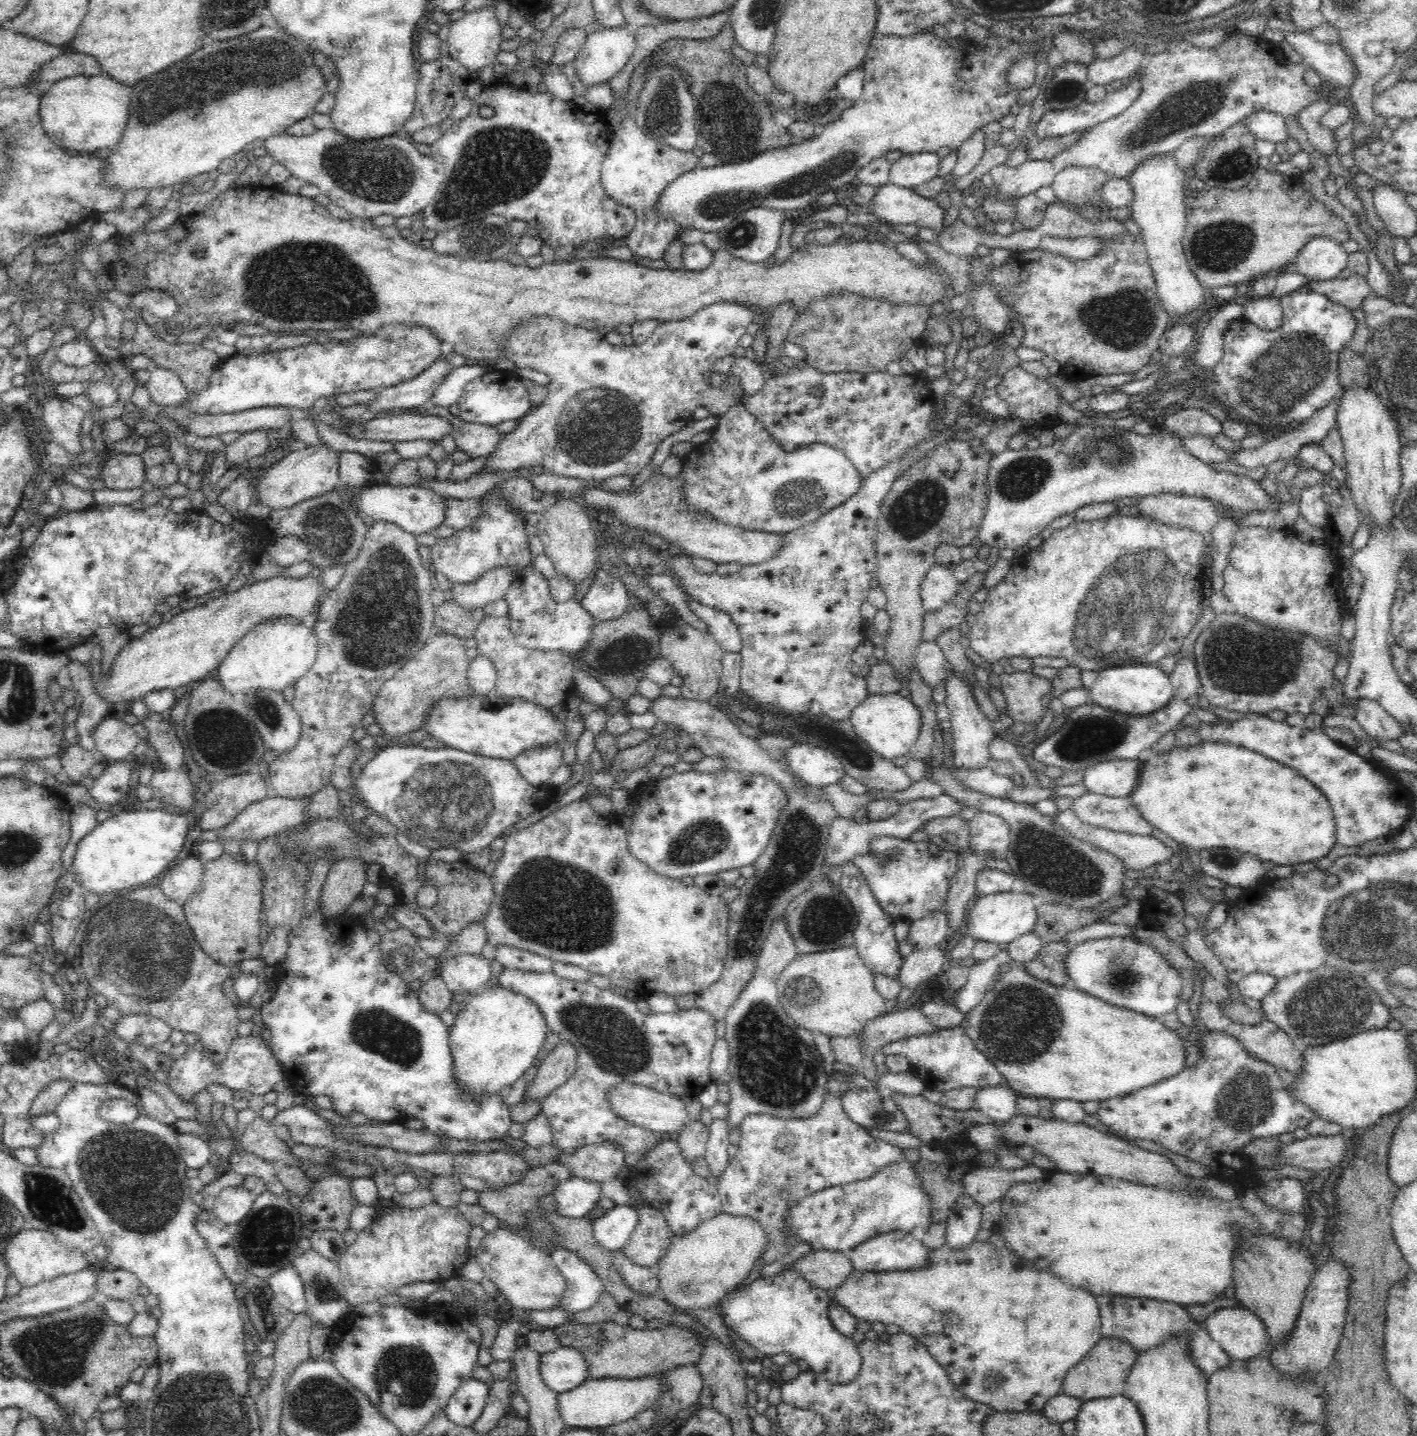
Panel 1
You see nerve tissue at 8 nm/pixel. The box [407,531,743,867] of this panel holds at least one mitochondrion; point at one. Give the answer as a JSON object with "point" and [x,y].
{"point":[630,652]}

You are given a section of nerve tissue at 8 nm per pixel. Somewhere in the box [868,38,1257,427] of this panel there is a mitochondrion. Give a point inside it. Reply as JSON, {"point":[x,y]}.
{"point":[1199,102]}

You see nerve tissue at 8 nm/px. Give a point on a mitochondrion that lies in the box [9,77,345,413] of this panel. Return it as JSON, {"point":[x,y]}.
{"point":[152,113]}

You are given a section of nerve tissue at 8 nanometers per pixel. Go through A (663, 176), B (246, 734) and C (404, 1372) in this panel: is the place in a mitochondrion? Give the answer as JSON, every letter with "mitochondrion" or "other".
{"A":"other","B":"mitochondrion","C":"mitochondrion"}

